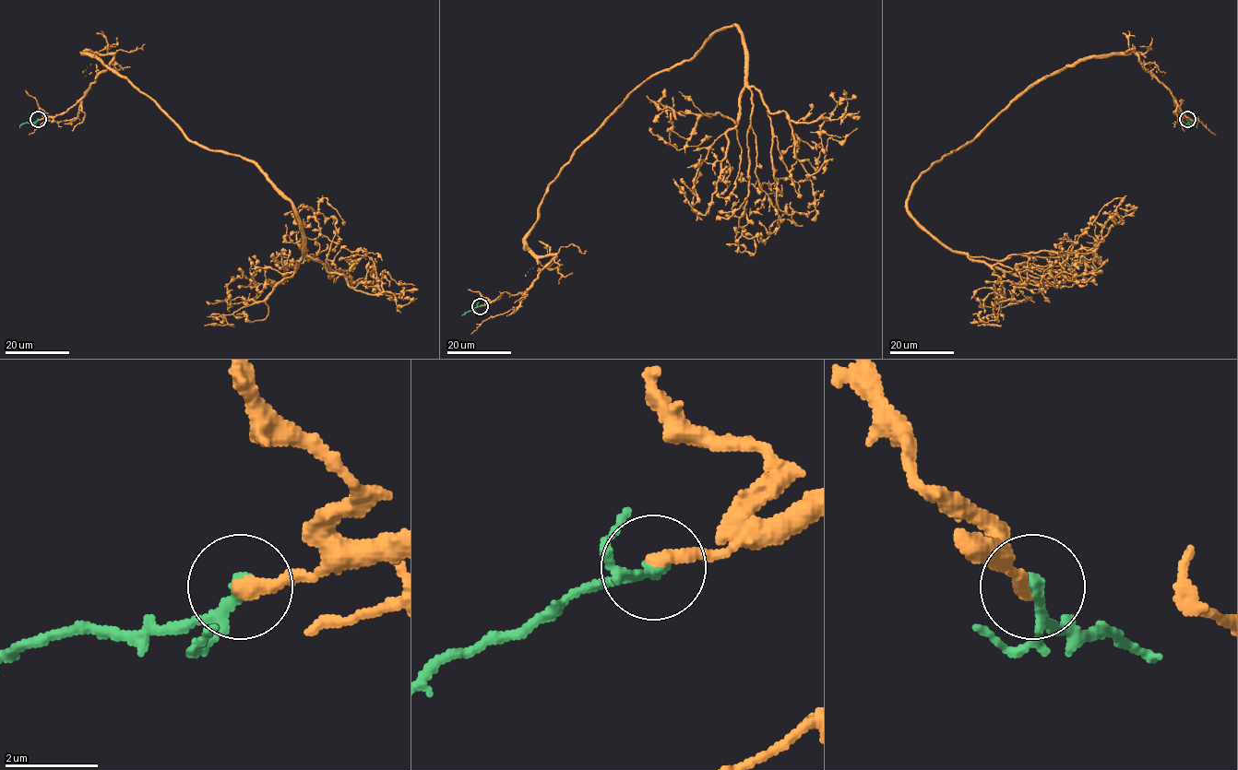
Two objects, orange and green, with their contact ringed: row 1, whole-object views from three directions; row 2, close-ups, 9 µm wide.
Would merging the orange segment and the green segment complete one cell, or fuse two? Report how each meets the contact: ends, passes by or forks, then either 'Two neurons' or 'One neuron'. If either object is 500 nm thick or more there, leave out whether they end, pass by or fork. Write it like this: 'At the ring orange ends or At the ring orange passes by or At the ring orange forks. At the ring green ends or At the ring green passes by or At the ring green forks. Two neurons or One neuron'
At the ring orange ends. At the ring green passes by. One neuron

